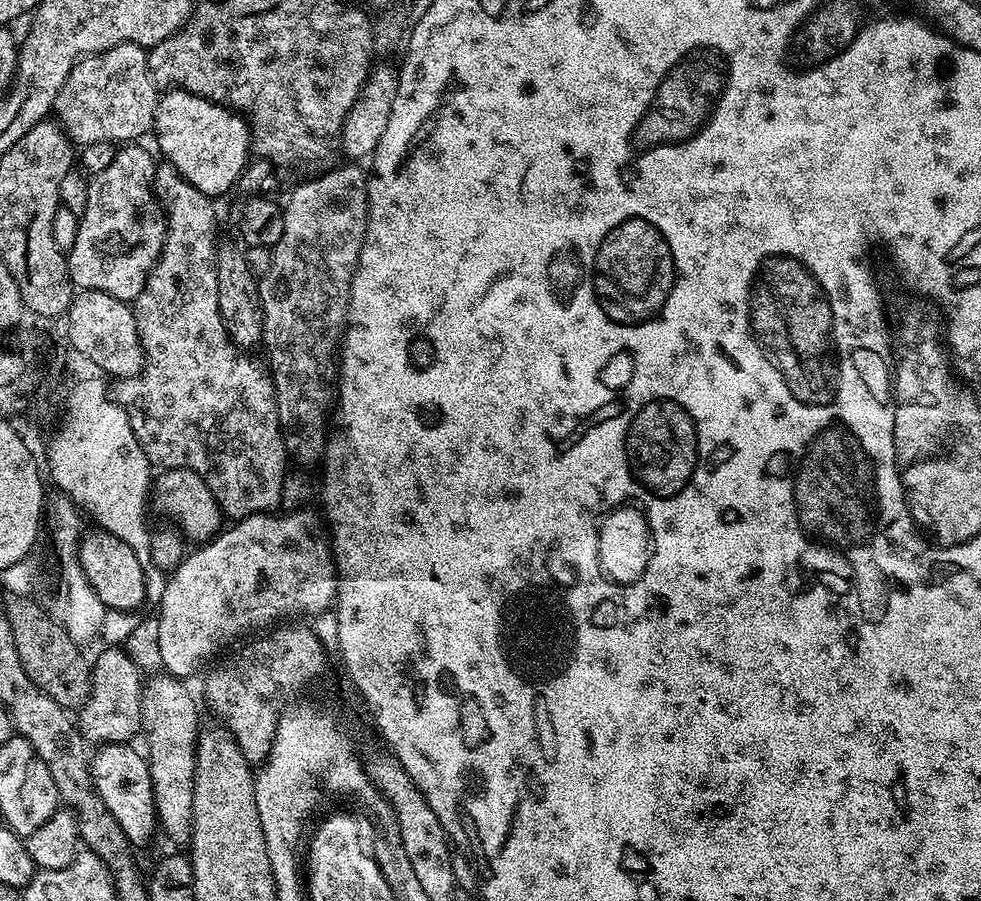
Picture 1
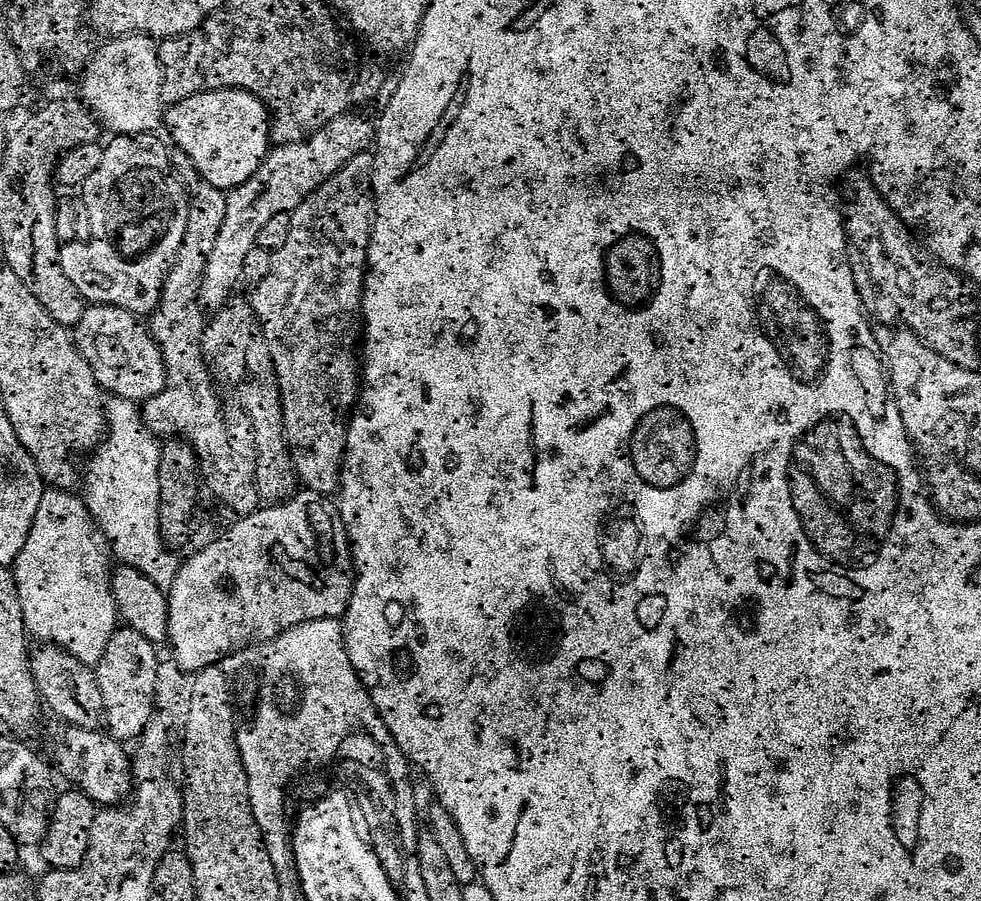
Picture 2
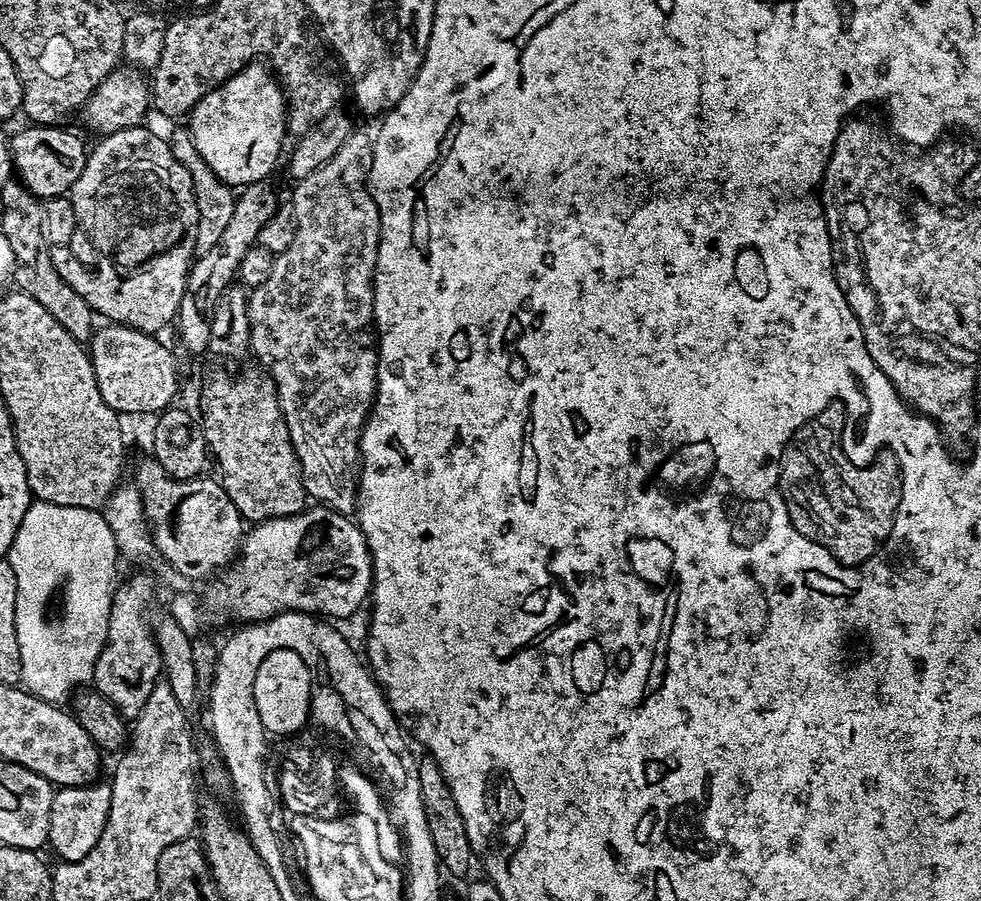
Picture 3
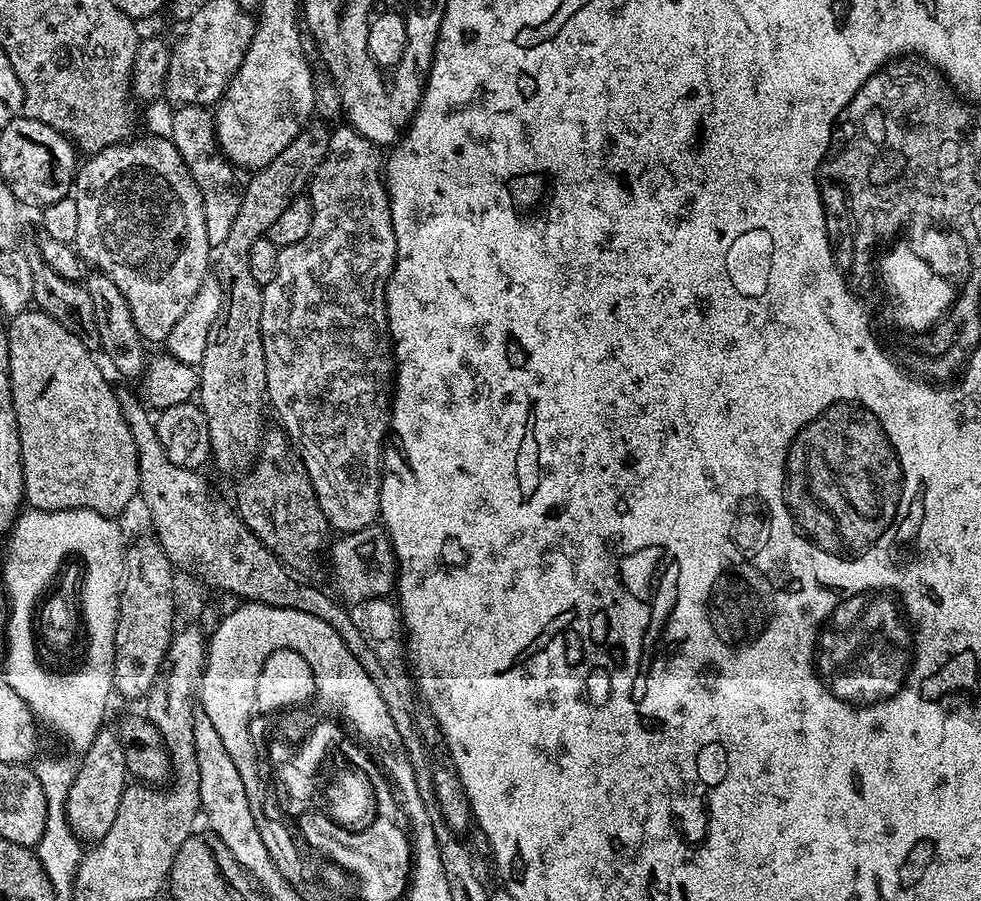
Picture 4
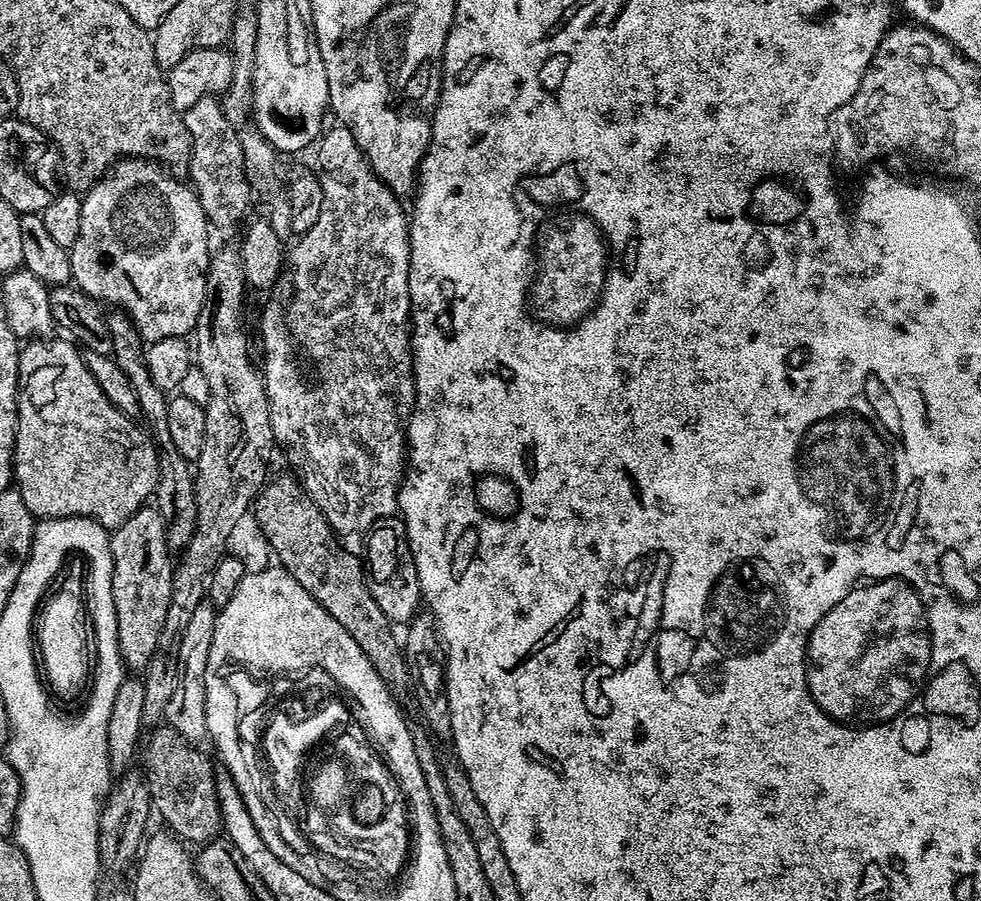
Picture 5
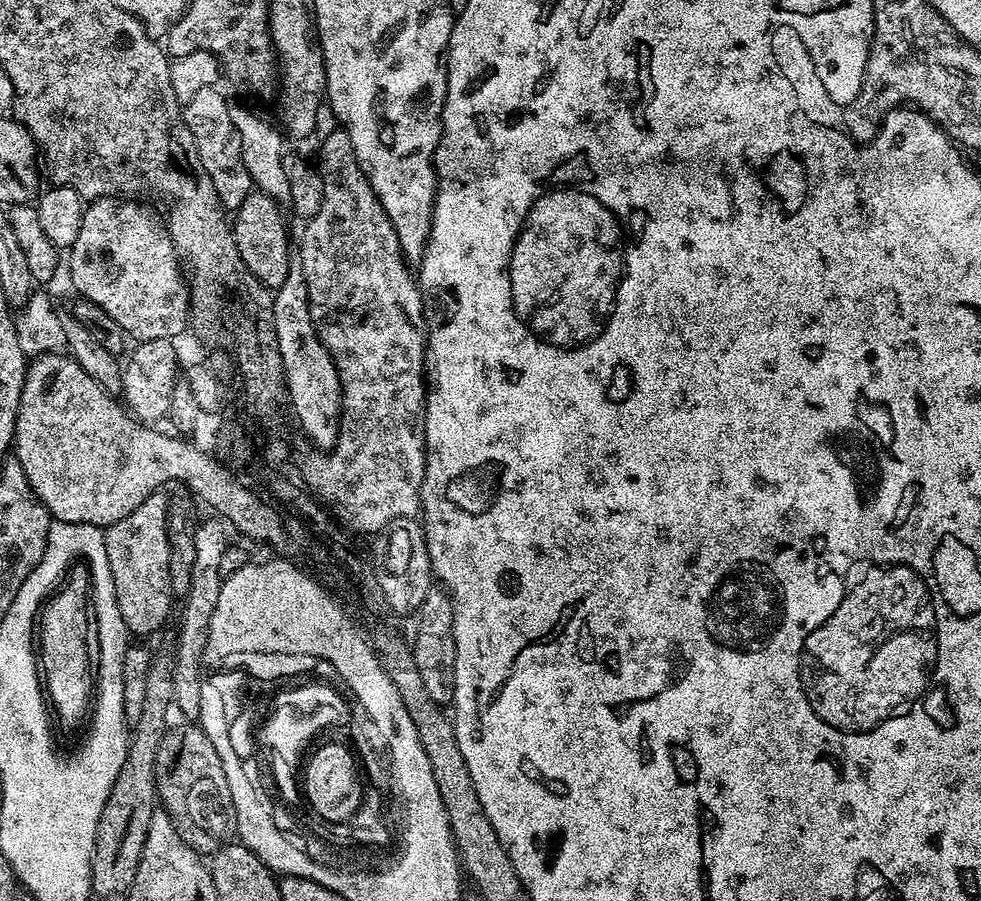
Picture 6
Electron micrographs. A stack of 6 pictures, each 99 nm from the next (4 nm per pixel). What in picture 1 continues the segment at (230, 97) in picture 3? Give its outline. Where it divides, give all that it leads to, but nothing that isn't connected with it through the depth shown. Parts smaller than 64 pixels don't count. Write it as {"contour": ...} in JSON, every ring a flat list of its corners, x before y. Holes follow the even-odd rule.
{"contour":[[168,90,156,105,154,137,163,155,172,161,186,182,198,186,207,196,219,198,245,171,250,157,248,121,222,104,204,100,193,92]]}

